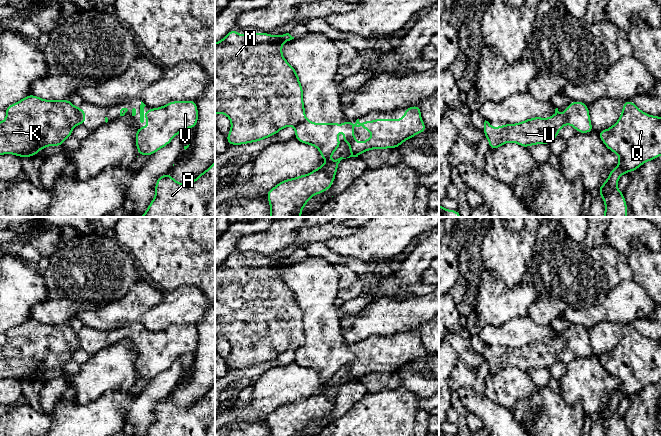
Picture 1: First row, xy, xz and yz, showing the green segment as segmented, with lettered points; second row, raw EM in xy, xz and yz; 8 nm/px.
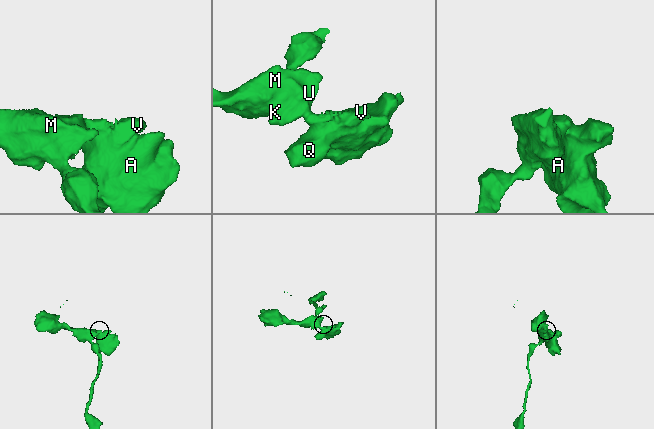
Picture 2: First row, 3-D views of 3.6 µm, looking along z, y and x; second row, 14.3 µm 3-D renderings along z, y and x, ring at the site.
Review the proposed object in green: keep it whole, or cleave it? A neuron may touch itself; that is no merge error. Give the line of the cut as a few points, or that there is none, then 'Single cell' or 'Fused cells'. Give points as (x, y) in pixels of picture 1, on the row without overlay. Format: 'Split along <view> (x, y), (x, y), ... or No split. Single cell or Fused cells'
Split along xy (77, 332), (81, 346). Fused cells

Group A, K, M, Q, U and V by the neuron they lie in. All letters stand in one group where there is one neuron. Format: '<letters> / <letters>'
A Q V / K M U

